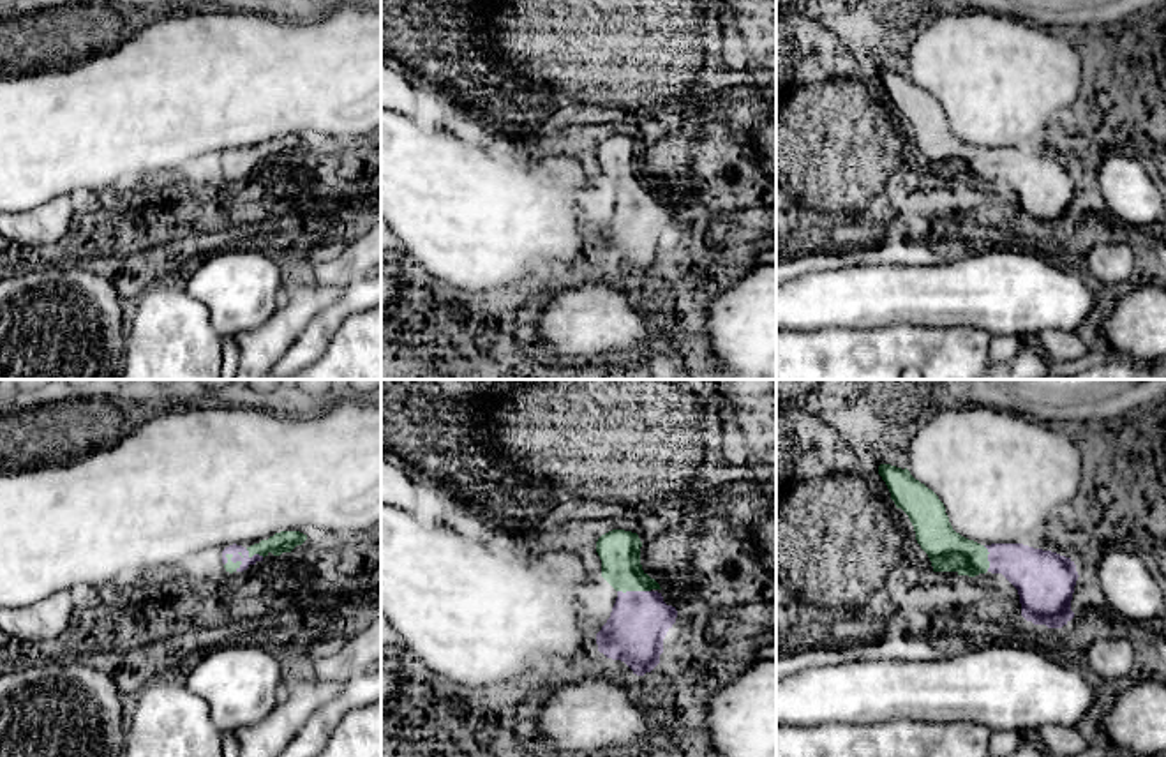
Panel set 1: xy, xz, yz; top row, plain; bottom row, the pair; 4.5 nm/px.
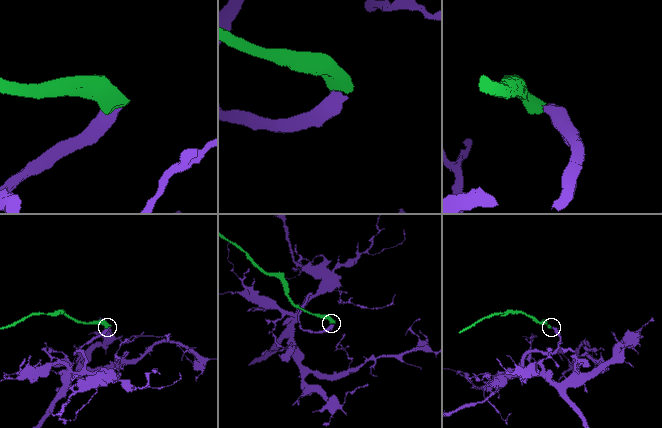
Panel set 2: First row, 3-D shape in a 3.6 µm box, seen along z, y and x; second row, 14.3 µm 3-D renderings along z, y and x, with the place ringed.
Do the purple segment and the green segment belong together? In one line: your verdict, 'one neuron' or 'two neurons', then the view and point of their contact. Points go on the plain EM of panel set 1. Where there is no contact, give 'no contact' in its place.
one neuron | xz (634, 196)

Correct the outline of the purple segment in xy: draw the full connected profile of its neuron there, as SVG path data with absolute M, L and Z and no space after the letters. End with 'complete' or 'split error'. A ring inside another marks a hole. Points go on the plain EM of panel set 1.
M280 136L270 141L268 145L261 145L250 152L229 150L222 155L222 168L226 176L243 176L250 169L263 166L270 157L273 161L280 161L282 157L291 157L296 150L302 150L307 145L307 139L300 136Z; split error

